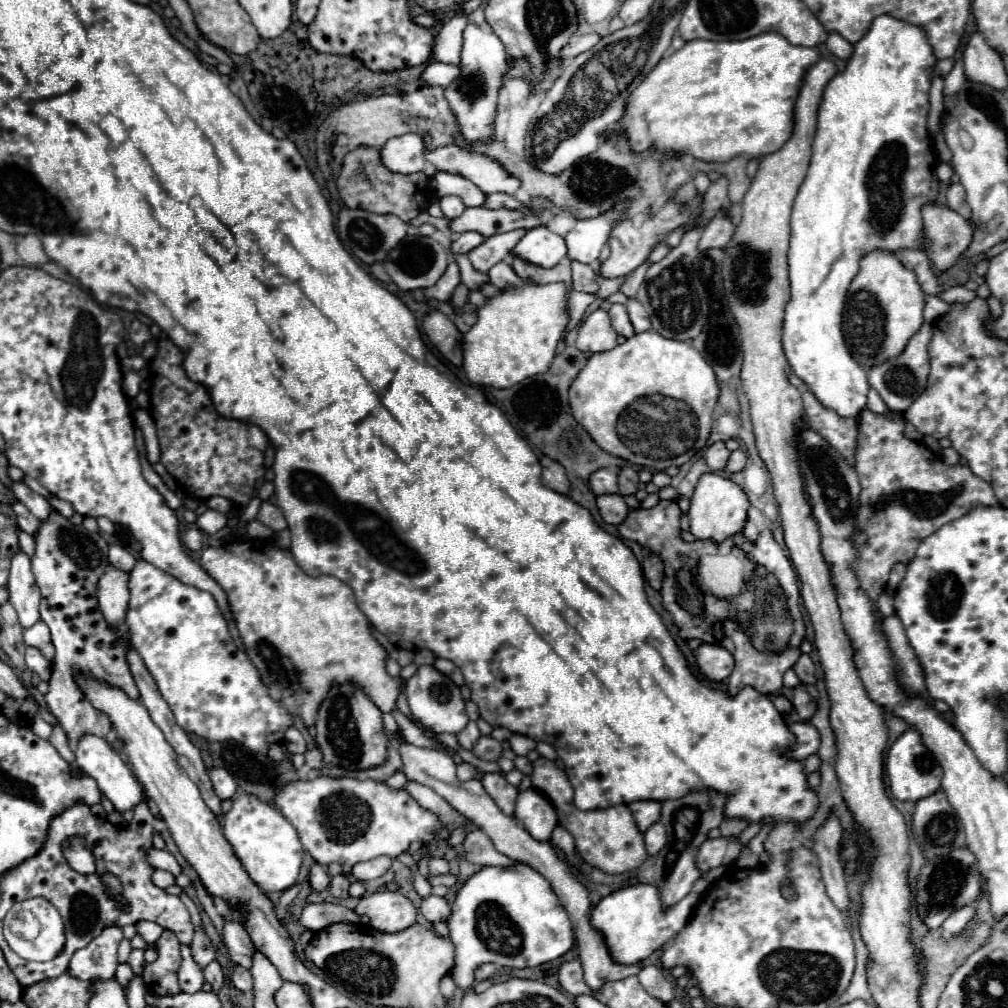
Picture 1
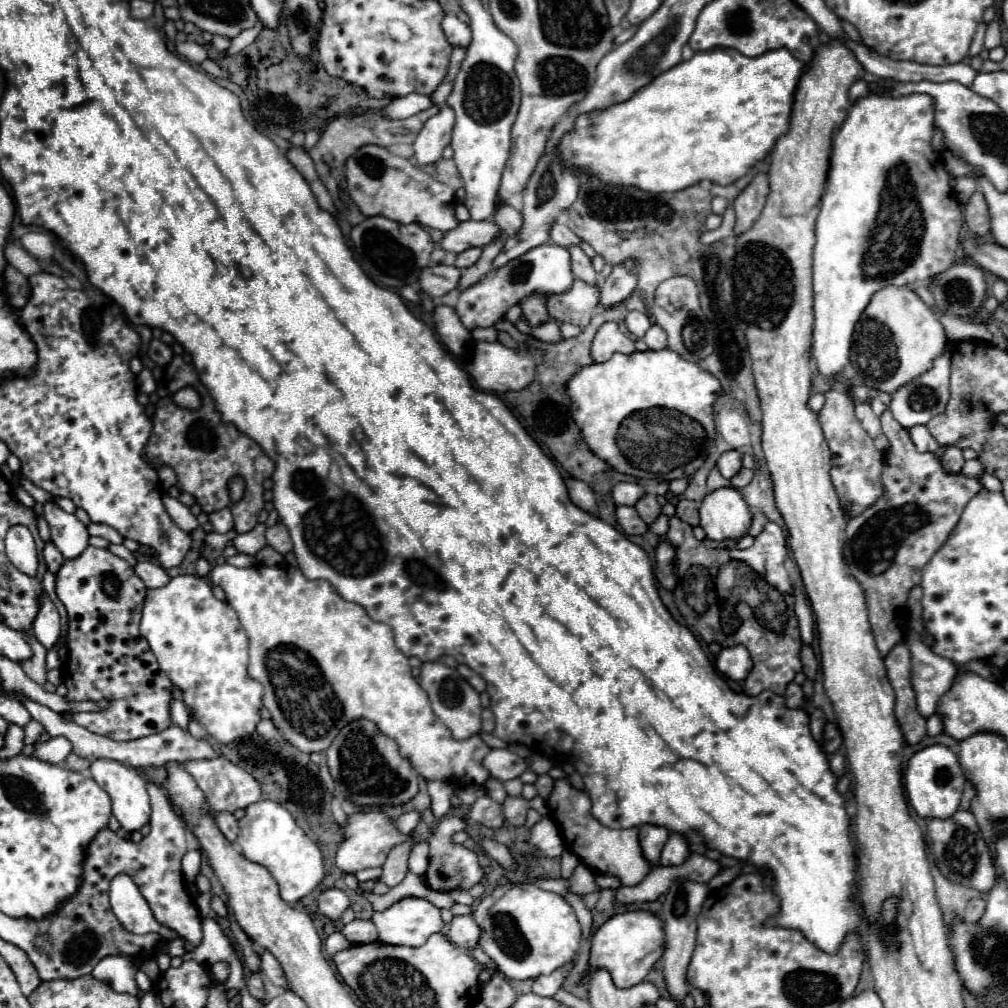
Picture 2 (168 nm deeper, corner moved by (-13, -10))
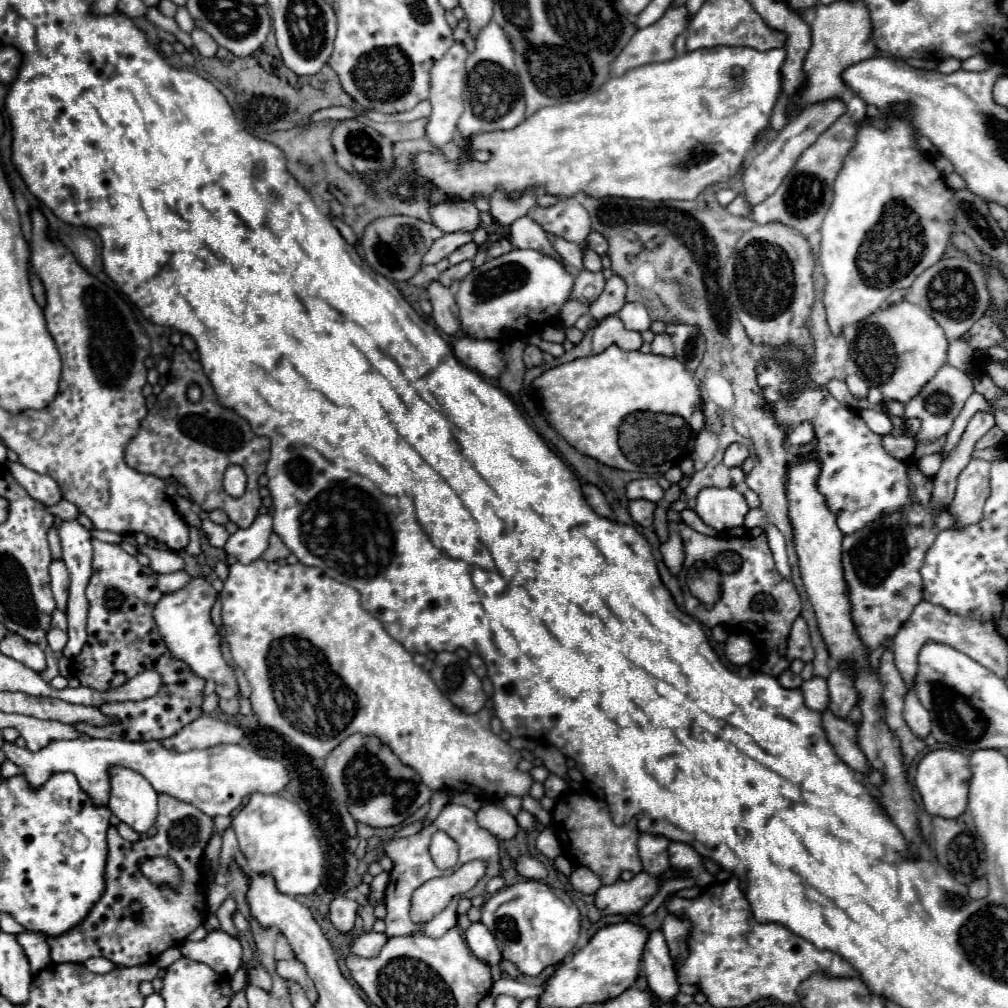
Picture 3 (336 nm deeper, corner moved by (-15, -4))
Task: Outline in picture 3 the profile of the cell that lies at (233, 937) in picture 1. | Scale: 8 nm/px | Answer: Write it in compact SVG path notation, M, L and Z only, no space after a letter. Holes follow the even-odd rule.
M278 959L276 961L276 971L282 979L286 981L296 981L308 995L310 1001L316 1001L316 989L310 981L310 977L306 975L306 969L304 965L300 965L296 959Z

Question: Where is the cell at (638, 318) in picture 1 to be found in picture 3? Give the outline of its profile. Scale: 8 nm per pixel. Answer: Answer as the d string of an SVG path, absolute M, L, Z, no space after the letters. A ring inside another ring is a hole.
M656 333L654 335L652 353L666 355L666 357L674 357L674 345L672 345L672 339L668 337L668 333Z

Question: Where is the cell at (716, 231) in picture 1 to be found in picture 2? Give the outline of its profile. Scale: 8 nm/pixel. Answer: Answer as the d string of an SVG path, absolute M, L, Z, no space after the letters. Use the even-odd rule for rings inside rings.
M758 173L750 185L734 199L734 211L736 211L736 233L744 233L752 227L752 223L762 213L762 207L766 203L766 197L770 193L768 187L768 175Z

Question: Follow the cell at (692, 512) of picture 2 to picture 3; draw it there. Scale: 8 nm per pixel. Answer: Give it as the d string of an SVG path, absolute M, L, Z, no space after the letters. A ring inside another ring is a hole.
M690 507L684 509L680 515L682 515L682 521L684 521L686 525L690 525L692 529L696 529L696 531L700 531L700 533L704 533L706 536L718 536L720 534L716 529L708 527L708 525L696 515L696 511L690 509Z

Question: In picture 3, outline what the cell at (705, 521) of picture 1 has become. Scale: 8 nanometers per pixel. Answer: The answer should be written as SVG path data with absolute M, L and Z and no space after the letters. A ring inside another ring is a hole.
M706 487L698 493L694 511L706 525L714 527L716 531L724 531L740 527L744 523L744 517L748 513L748 503L744 495L734 487L726 489Z

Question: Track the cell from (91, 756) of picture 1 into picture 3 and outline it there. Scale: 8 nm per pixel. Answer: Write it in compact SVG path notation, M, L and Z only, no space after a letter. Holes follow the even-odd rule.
M110 767L108 769L110 775L110 799L108 799L108 807L110 811L126 825L130 825L136 833L144 833L148 831L154 821L156 821L156 799L158 793L154 791L154 787L136 771L126 769L126 767Z

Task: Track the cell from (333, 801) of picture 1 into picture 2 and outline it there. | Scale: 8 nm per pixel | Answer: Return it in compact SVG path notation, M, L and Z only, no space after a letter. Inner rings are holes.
M378 809L350 815L348 827L342 829L342 835L344 835L344 841L342 841L340 847L338 847L336 865L338 865L344 873L358 873L360 869L384 865L390 849L406 839L406 835L398 833L398 831L394 829L394 823L392 823L382 811L378 811Z

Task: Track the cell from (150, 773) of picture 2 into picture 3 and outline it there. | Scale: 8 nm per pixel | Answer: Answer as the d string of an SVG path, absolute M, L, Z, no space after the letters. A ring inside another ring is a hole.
M78 737L72 741L52 741L48 747L40 749L40 753L32 753L28 749L20 749L18 745L4 741L2 751L6 753L6 757L10 761L14 761L20 771L28 777L28 783L32 787L40 787L52 773L58 771L70 771L78 777L80 787L92 797L92 801L96 805L106 805L108 803L108 767L110 765L122 765L128 767L132 771L138 773L146 773L146 779L152 783L152 787L158 793L168 793L180 801L186 801L194 807L198 807L202 813L216 817L216 815L230 815L236 807L240 807L242 799L252 795L254 791L258 793L278 793L280 789L284 789L284 785L288 783L288 771L284 769L284 765L280 765L280 761L272 761L266 757L260 757L256 751L244 749L240 745L216 745L212 749L204 749L204 751L186 751L186 753L168 753L166 749L160 749L160 745L156 745L156 741L150 743L132 743L132 741L114 741L114 739L86 739L86 737Z

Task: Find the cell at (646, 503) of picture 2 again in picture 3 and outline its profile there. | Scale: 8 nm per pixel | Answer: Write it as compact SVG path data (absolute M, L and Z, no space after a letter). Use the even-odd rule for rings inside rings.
M662 503L654 511L654 531L660 537L660 541L666 541L666 537L668 537L668 519L666 519L666 507Z

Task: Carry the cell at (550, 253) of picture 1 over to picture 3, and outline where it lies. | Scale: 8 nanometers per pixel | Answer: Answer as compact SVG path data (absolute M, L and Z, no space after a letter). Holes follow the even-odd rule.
M512 249L502 257L488 259L482 267L474 269L464 281L460 281L456 303L460 307L462 329L474 339L500 339L502 329L518 329L518 325L524 325L524 319L538 323L550 321L558 315L564 301L570 297L572 285L574 285L574 275L568 273L560 261L536 249Z

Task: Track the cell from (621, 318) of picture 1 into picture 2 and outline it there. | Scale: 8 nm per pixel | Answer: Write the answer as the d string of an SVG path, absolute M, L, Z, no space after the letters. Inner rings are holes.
M628 311L624 323L626 323L628 333L634 335L634 337L638 337L638 339L642 339L644 333L646 333L646 331L650 329L650 325L652 325L650 317L648 317L646 313L640 313L640 311Z

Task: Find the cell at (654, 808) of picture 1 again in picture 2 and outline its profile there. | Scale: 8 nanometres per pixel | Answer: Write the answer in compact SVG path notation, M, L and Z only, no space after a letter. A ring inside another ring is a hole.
M642 825L640 827L640 845L642 845L642 853L646 857L646 861L656 867L662 847L668 839L670 831L664 827L654 827L654 825Z

